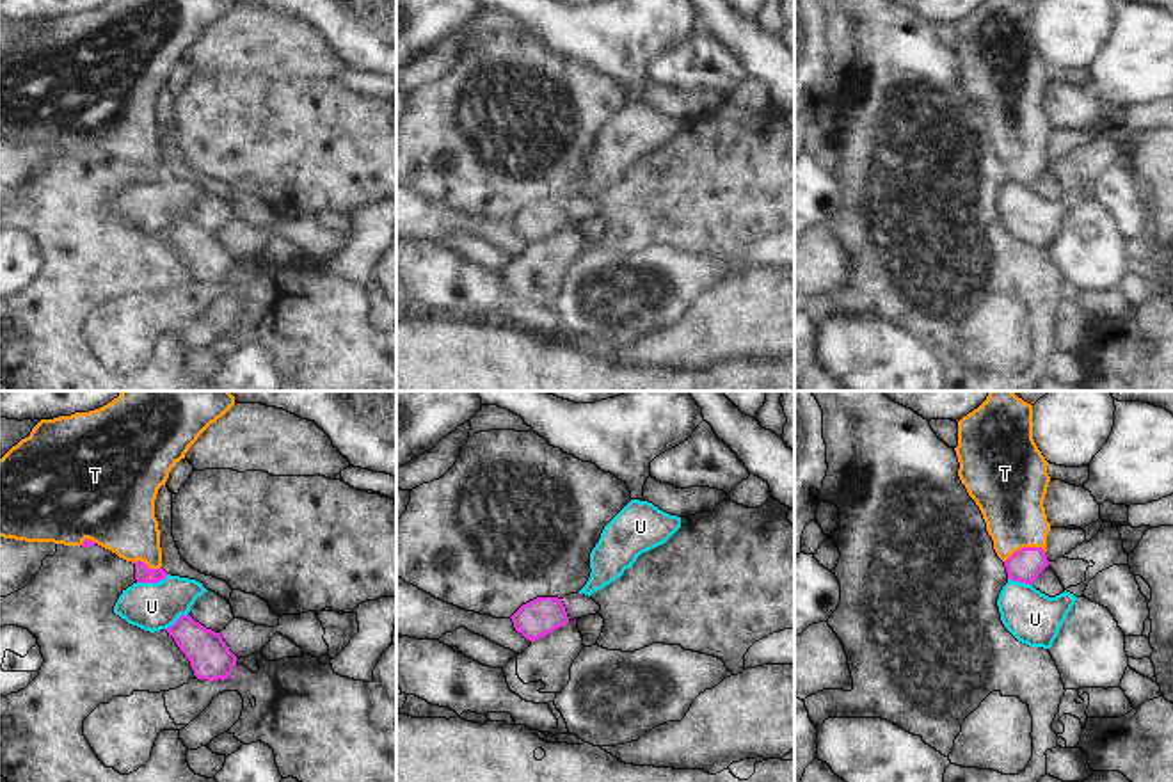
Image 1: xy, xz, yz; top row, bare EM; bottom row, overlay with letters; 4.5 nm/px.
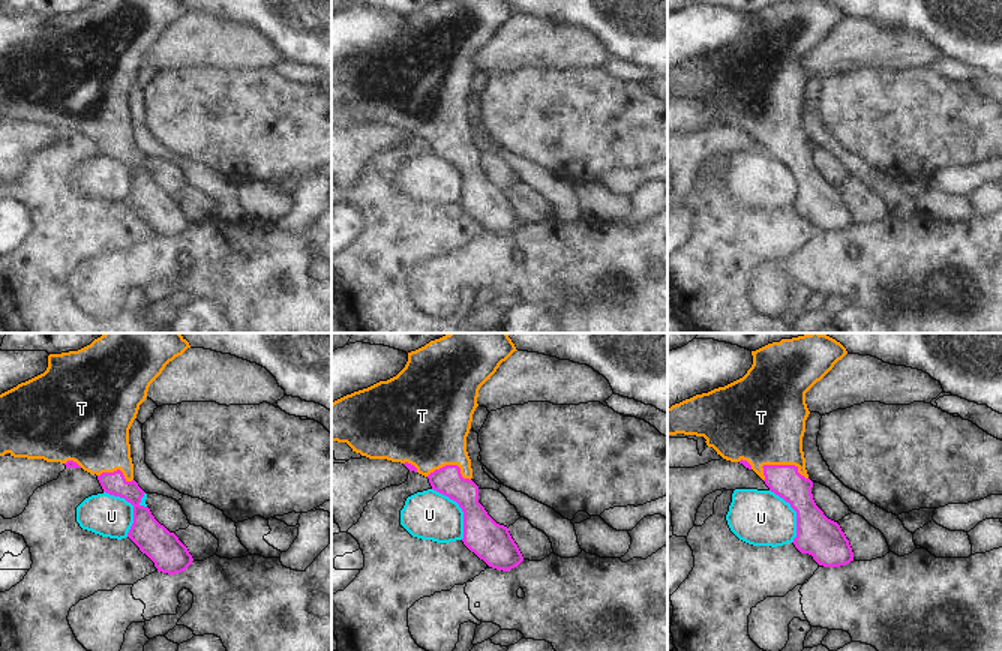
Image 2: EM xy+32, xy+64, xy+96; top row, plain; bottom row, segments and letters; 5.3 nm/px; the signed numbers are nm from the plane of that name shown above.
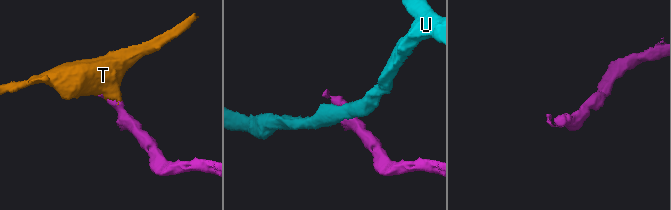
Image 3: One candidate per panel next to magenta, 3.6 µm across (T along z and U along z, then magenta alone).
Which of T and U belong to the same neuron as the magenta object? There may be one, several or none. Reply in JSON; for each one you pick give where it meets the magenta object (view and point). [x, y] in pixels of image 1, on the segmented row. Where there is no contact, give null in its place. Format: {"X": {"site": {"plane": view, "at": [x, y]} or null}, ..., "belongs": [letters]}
{"T": {"site": {"plane": "yz", "at": [1024, 548]}}, "belongs": ["T"]}

